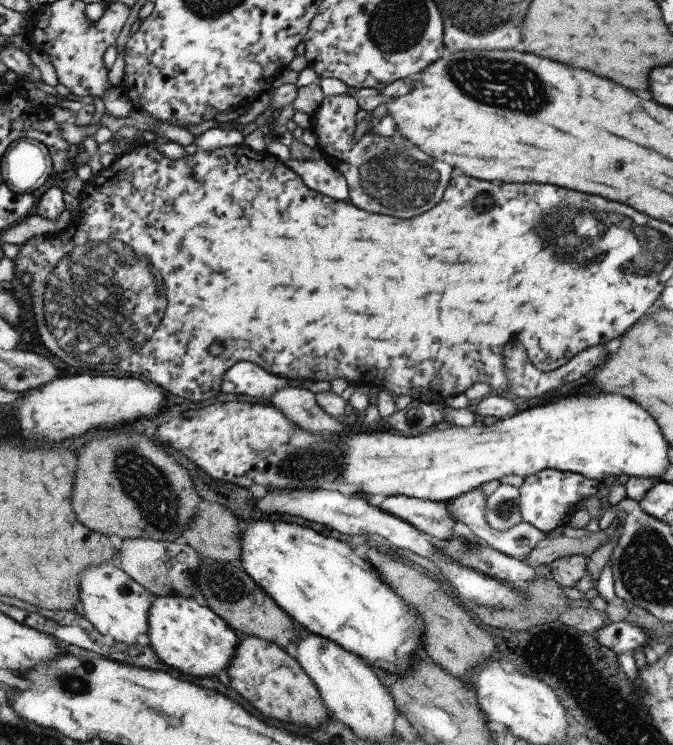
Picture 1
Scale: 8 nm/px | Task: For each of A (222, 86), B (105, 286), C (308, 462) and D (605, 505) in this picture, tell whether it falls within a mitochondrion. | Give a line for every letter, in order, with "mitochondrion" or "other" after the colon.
A: other
B: mitochondrion
C: mitochondrion
D: other

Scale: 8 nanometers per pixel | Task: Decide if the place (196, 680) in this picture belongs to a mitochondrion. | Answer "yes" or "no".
no

